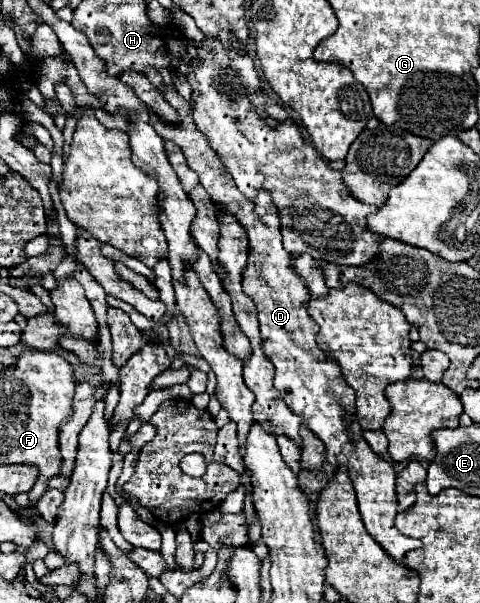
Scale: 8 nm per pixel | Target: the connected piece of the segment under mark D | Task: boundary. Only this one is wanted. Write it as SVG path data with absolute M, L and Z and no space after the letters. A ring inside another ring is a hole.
M169 84L163 86L163 96L177 110L181 122L177 122L177 126L165 126L165 122L157 122L157 118L153 118L153 110L149 110L149 120L153 122L153 128L159 136L175 142L183 150L187 164L199 174L201 186L209 192L211 200L215 202L219 216L235 216L235 220L247 232L249 258L243 270L243 292L257 306L263 350L267 358L275 364L277 390L281 392L287 406L305 422L305 426L309 426L309 430L313 430L313 434L317 434L323 440L327 448L327 462L333 466L345 466L349 470L357 492L359 512L367 532L385 548L385 552L393 560L401 562L405 552L421 548L421 542L401 534L395 528L393 520L397 516L399 506L395 492L395 470L387 460L379 458L365 442L361 426L355 420L355 392L343 380L339 364L335 360L329 360L315 342L319 326L307 312L307 302L311 296L305 282L291 268L293 258L283 248L281 222L277 208L269 198L269 192L259 190L255 198L245 198L241 190L237 190L229 170L225 170L225 164L221 164L221 158L213 154L213 148L209 146L205 134L197 130L191 118L189 102L175 90L175 86Z

